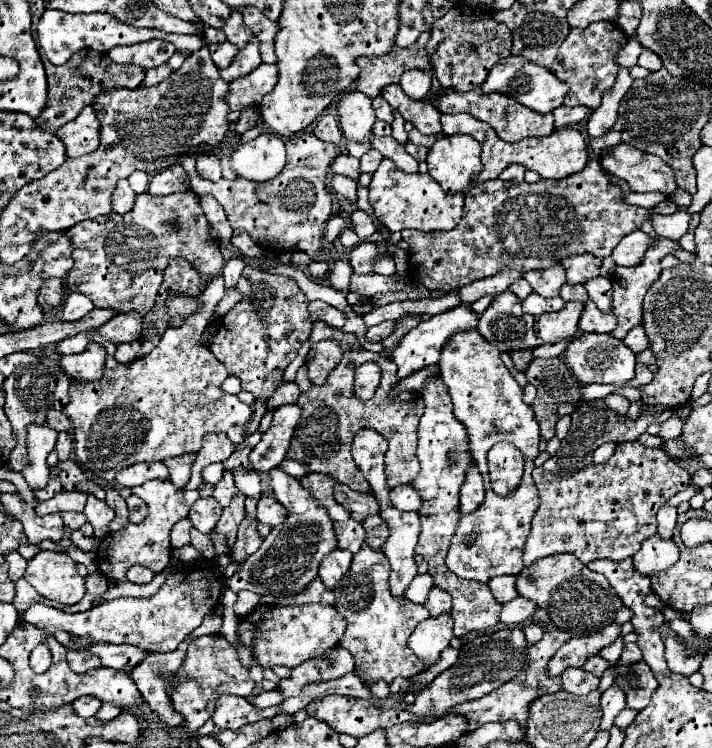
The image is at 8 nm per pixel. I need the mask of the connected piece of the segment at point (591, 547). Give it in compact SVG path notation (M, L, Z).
M638 440L616 444L608 462L590 464L570 478L558 478L542 468L534 468L532 478L540 492L540 508L524 546L524 568L560 550L568 550L584 564L596 558L634 556L642 542L656 534L658 508L690 484L690 474L662 448L646 448Z

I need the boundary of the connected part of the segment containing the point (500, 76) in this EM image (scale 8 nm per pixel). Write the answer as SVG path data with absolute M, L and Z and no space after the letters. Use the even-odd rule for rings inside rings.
M508 56L502 62L498 62L488 78L484 80L484 84L480 86L484 94L490 92L502 92L514 100L518 100L522 106L534 110L534 112L552 112L554 108L558 108L566 96L566 84L562 84L550 70L536 66L534 62L526 62L518 56Z

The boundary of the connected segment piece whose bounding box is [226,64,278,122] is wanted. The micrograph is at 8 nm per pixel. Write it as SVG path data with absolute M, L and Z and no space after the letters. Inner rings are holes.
M260 64L254 72L230 82L230 94L226 98L230 104L228 120L236 122L244 108L258 106L260 100L274 88L276 80L278 80L276 64Z

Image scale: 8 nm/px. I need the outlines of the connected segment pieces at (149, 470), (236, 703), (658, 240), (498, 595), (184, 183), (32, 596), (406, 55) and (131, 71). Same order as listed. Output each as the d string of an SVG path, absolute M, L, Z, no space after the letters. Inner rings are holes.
M142 462L134 464L132 468L124 468L116 476L116 482L126 488L140 486L148 480L168 480L168 468L162 462Z
M232 694L232 696L220 696L218 698L216 712L214 712L212 720L222 730L224 728L238 730L244 724L256 722L256 720L262 720L262 718L272 718L276 714L278 714L278 708L276 706L266 708L266 710L260 710L254 704L250 704L248 698L242 698L242 696L234 696Z
M648 218L642 222L642 228L640 228L640 230L646 232L646 234L652 238L652 244L646 248L646 254L644 254L642 262L636 264L636 266L632 266L632 268L616 266L616 270L614 270L614 274L612 274L612 288L614 288L614 302L612 302L612 304L614 304L614 308L616 308L616 318L618 318L618 326L616 326L616 330L612 332L612 336L618 338L618 340L620 340L622 336L626 336L626 332L628 332L630 328L634 328L634 326L640 324L640 320L642 320L642 298L644 298L644 294L646 294L646 288L650 288L650 284L660 276L660 260L662 260L666 254L670 254L672 250L678 248L676 242L658 236L658 234L654 232L654 226L652 226L652 222L650 222Z
M496 576L494 580L488 582L494 598L502 604L514 600L514 596L518 596L516 592L516 576Z
M170 166L152 178L148 192L152 196L158 196L158 194L162 196L162 194L172 194L172 192L184 192L188 188L190 188L190 178L186 170L182 166Z
M20 578L16 582L16 598L14 598L14 608L18 610L18 620L22 622L22 614L26 612L26 608L34 602L42 602L42 598L38 596L38 592L34 590L32 584L28 584L24 578Z
M422 34L422 36L414 42L414 46L408 46L408 48L398 48L398 46L394 46L394 48L392 48L388 54L384 54L384 56L358 56L358 58L356 58L356 64L358 64L362 70L360 70L360 76L358 76L358 80L356 80L356 90L362 92L362 94L366 94L370 100L374 100L376 96L380 96L380 92L382 92L384 86L388 86L388 84L398 84L400 78L402 78L402 74L404 74L406 70L418 68L418 70L424 70L424 72L430 72L430 74L432 74L432 98L442 96L444 88L440 86L440 82L438 82L438 78L436 78L436 74L434 74L434 66L432 66L432 62L430 62L430 56L428 56L428 52L426 52L426 42L428 42L428 38L430 38L430 36Z
M80 50L76 52L70 62L62 64L62 66L54 66L48 60L42 60L44 68L46 68L46 76L48 76L48 102L46 108L42 112L42 116L38 116L38 124L42 124L44 128L50 128L52 132L58 130L60 126L68 124L70 120L74 120L84 106L94 104L96 96L100 92L112 90L112 88L138 88L142 86L144 80L144 70L138 66L122 66L122 64L114 64L106 54L98 54L94 50Z

